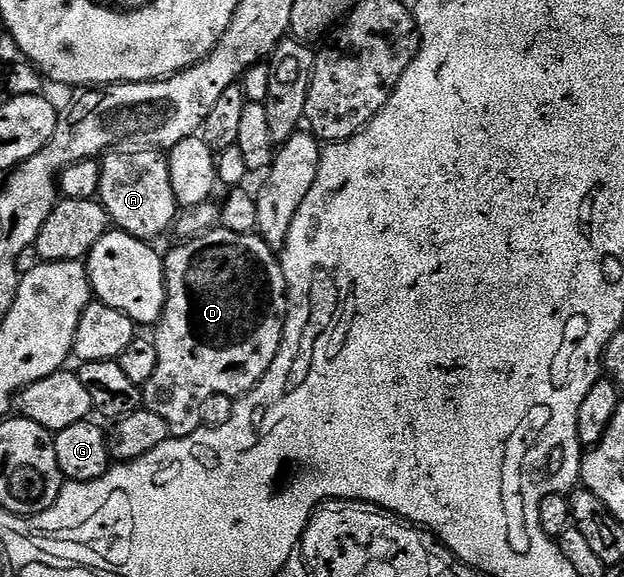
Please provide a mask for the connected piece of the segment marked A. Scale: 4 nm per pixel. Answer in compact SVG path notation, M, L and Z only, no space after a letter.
M131 148L123 152L127 154L115 153L119 152L108 153L102 159L98 201L103 204L110 221L118 229L133 235L134 238L156 240L155 238L161 237L166 230L168 233L174 227L176 217L181 209L179 202L173 196L173 184L169 180L168 155L154 148Z

